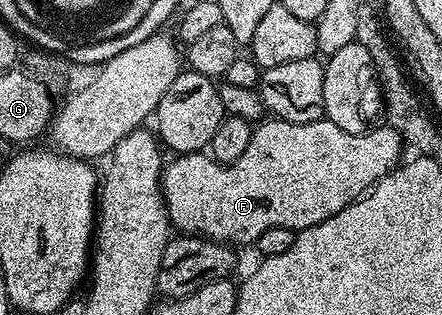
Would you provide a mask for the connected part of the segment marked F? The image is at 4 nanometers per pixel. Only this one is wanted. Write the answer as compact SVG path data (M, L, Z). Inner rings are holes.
M268 117L253 126L250 145L246 145L246 153L242 153L242 157L238 157L238 161L220 163L208 153L176 155L173 158L173 163L169 167L167 164L162 171L164 208L168 211L169 224L175 230L177 227L177 232L183 233L185 236L203 236L205 239L213 239L223 244L237 245L236 243L248 243L248 245L252 245L255 244L258 236L266 233L266 229L274 229L275 227L285 227L299 233L306 230L307 227L313 227L330 217L334 217L334 213L338 213L343 207L350 205L354 200L360 198L361 195L371 191L372 186L379 179L389 175L393 167L401 162L400 147L402 148L402 140L399 133L393 127L387 125L377 125L366 133L346 133L346 129L338 129L338 125L334 125L329 119L325 118L318 121L310 121L309 123L291 123L290 121L282 121L275 117Z

